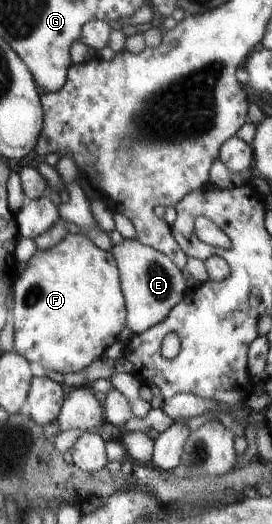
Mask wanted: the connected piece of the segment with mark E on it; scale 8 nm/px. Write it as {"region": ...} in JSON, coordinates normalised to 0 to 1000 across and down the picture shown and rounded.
{"region":[[[456,456],[434,469],[419,468],[408,485],[430,504],[445,553],[460,573],[463,616],[460,624],[493,639],[537,634],[544,626],[574,622],[614,607],[625,597],[673,571],[691,550],[684,534],[669,527],[669,515],[610,485],[566,477],[551,469],[518,466],[504,456]]]}

